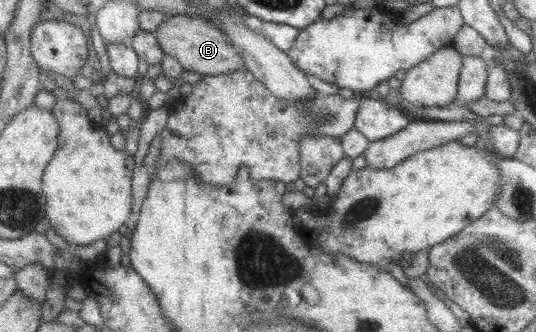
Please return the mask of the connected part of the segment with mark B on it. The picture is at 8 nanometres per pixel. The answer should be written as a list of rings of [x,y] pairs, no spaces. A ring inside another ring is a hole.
[[[170,16],[155,31],[158,43],[165,55],[169,55],[189,72],[199,72],[202,77],[243,71],[244,64],[237,49],[229,43],[227,35],[220,26],[208,22],[205,18],[191,16]]]

